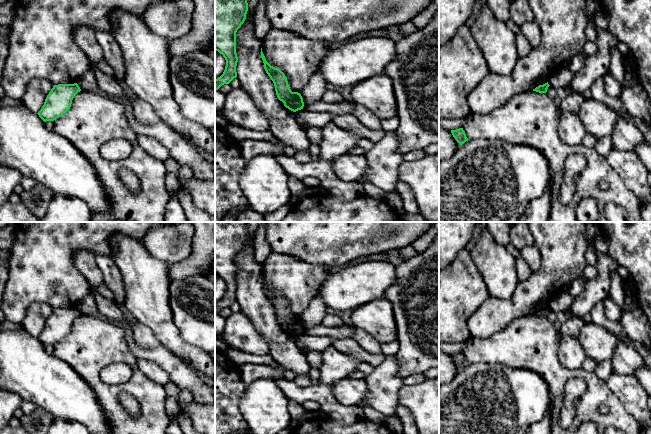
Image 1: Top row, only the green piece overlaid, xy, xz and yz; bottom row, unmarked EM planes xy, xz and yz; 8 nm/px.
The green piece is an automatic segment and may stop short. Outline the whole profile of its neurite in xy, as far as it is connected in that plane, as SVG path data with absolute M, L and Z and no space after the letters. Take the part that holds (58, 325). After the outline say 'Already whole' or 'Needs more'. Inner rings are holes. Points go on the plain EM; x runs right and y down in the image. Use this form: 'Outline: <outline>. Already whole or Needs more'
Outline: M77 307L54 309L37 338L44 346L56 344L70 333L74 320L80 315Z. Already whole

